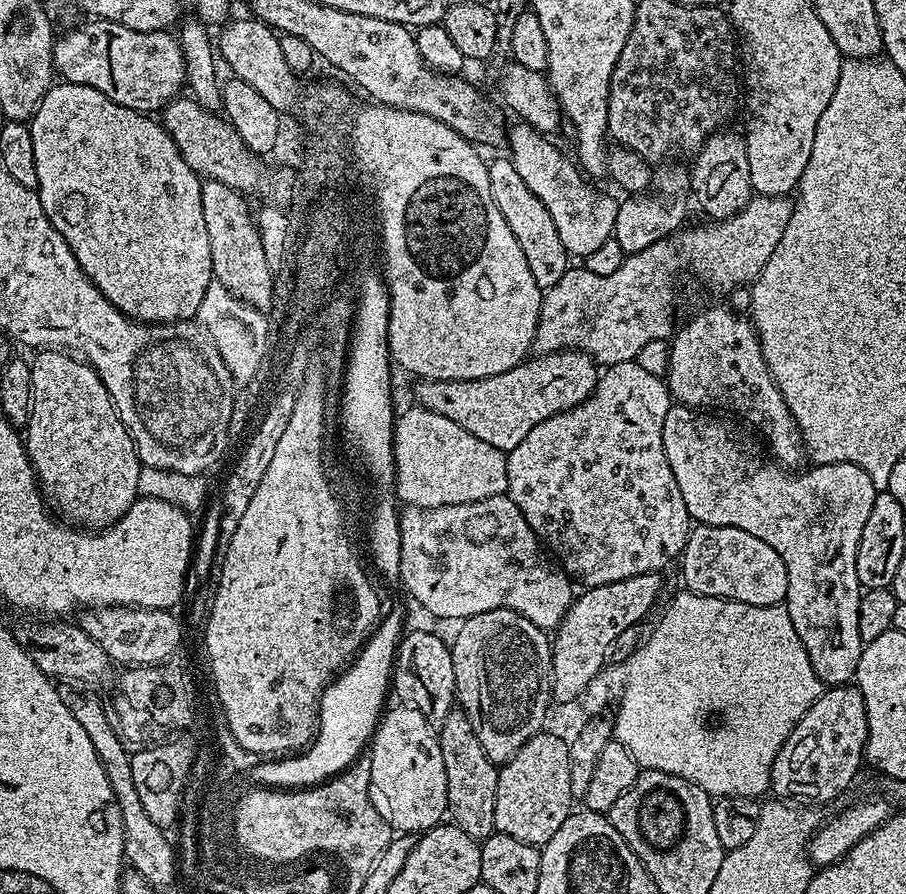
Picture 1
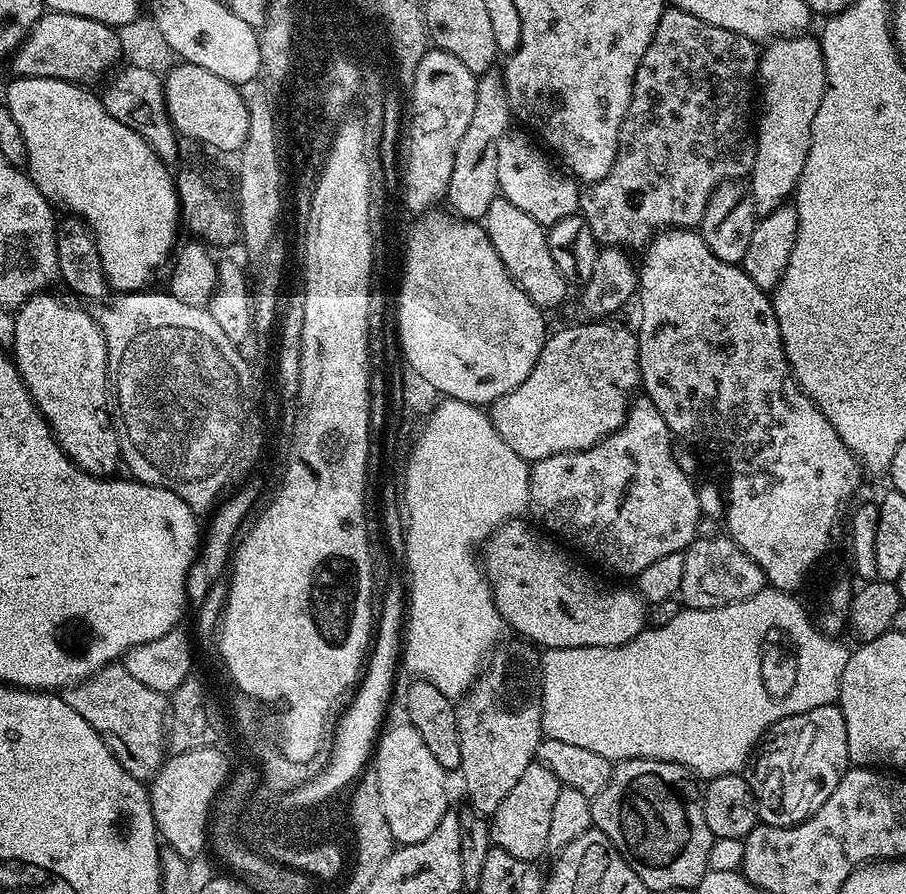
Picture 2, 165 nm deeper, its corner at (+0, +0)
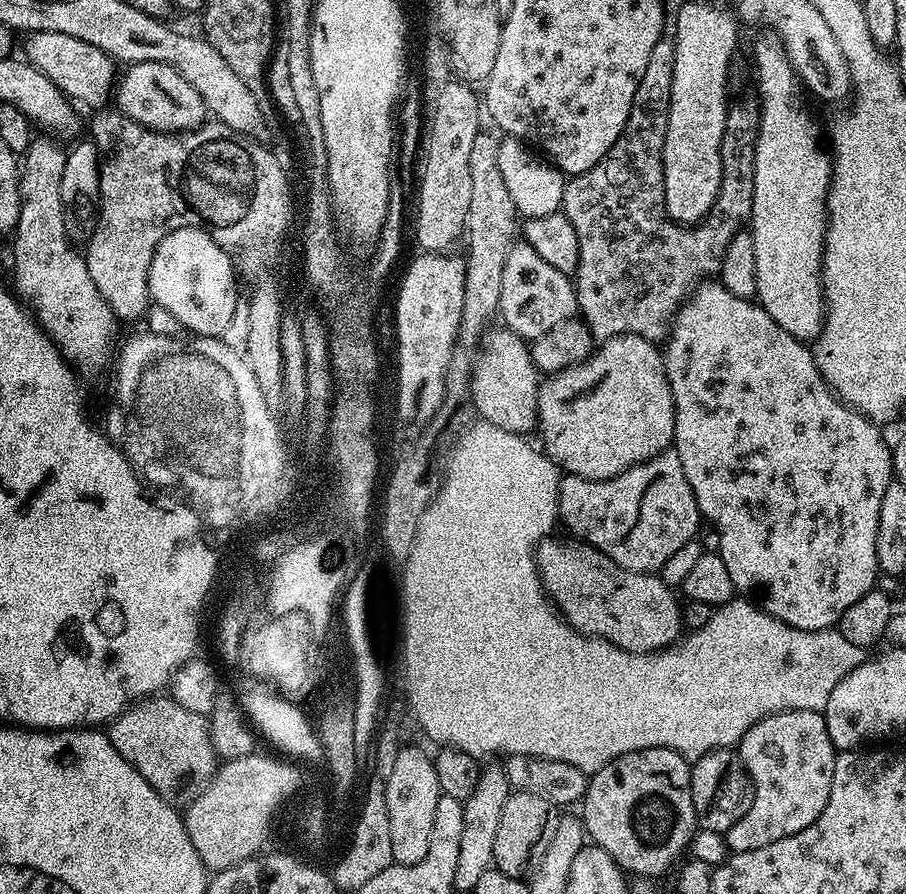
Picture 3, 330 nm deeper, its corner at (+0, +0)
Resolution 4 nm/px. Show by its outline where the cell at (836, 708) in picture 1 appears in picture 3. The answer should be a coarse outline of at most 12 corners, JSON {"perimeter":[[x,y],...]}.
{"perimeter":[[775,712],[738,751],[756,789],[732,852],[806,830],[838,749],[820,712]]}

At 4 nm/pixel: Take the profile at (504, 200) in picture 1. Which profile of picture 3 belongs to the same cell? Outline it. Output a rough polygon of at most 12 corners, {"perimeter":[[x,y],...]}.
{"perimeter":[[513,243],[498,316],[524,341],[573,319],[569,273]]}

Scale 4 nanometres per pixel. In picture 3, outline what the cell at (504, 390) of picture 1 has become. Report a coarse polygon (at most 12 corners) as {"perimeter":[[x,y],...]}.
{"perimeter":[[634,334],[538,390],[544,455],[609,480],[673,443],[661,349]]}

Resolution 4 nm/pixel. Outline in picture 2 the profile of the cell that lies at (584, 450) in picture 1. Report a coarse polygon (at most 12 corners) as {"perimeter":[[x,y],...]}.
{"perimeter":[[654,402],[531,465],[531,519],[639,576],[701,531]]}

